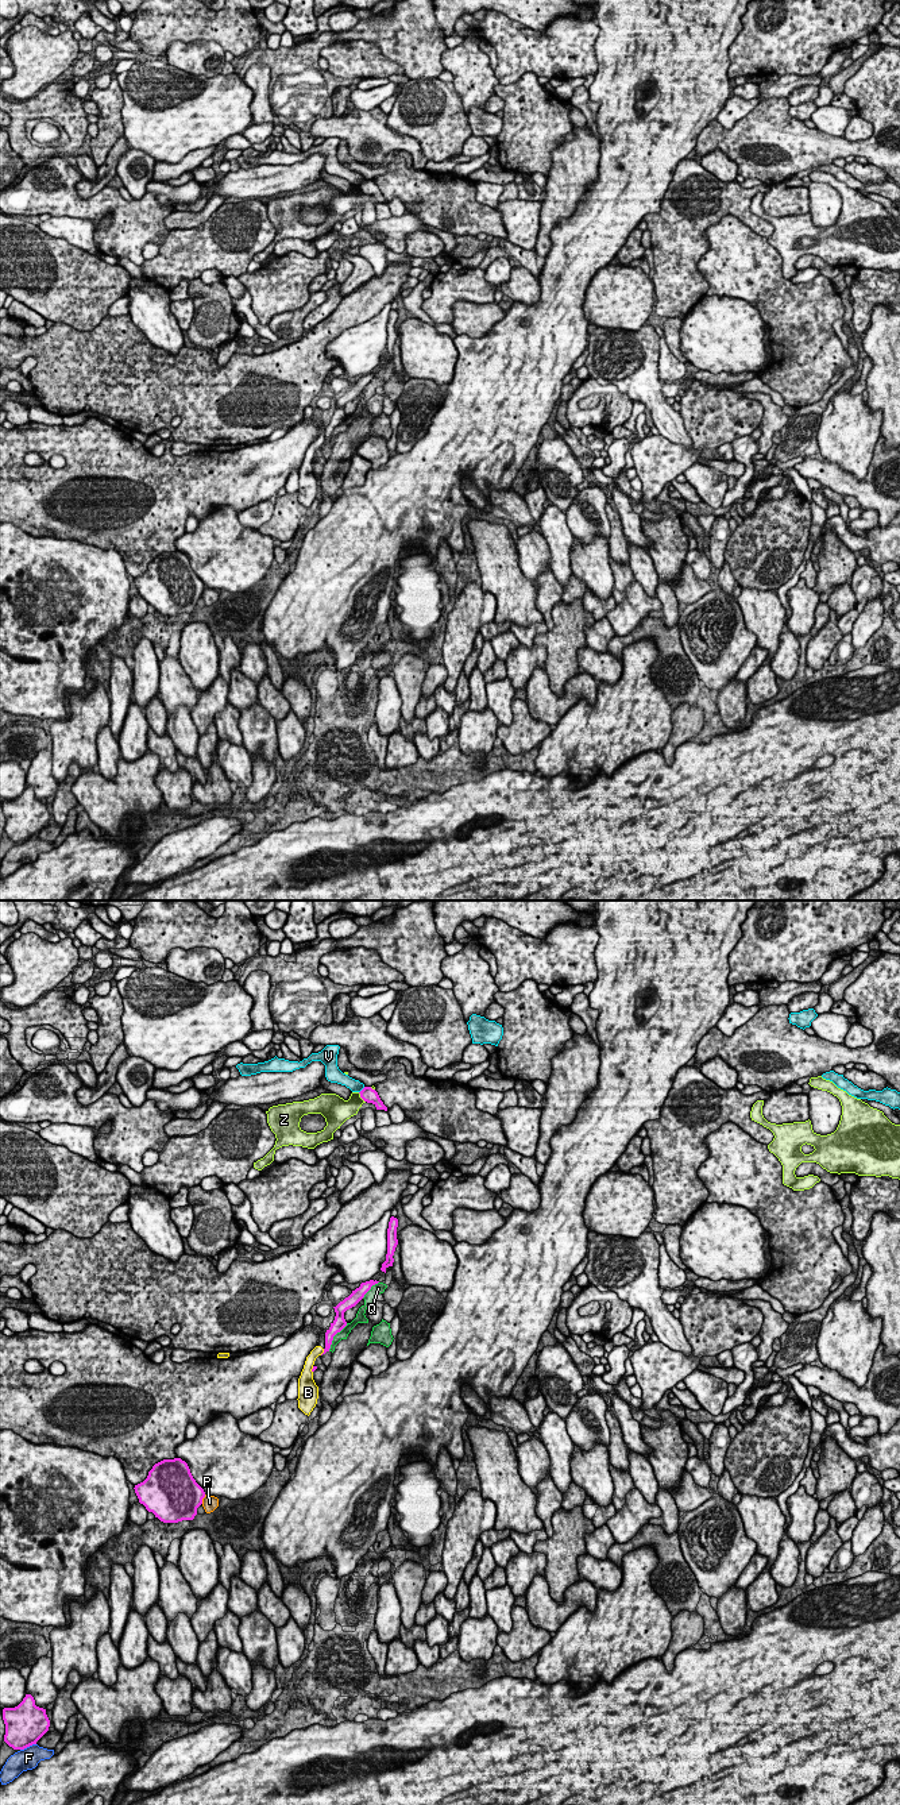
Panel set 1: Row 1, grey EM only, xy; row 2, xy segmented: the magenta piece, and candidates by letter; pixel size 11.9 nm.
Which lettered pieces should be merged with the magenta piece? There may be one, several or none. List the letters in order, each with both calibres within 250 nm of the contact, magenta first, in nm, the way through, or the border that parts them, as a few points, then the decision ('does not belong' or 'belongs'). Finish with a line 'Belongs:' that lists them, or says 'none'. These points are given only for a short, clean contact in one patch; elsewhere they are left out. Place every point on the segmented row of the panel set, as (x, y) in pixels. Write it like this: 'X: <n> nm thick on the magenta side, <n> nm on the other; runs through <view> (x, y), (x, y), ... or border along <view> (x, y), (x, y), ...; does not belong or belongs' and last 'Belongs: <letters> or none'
B: 120 nm thick on the magenta side, 120 nm on the other; does not belong
F: 480 nm thick on the magenta side, 260 nm on the other; does not belong
P: 460 nm thick on the magenta side, 190 nm on the other; does not belong
Q: 160 nm thick on the magenta side, 120 nm on the other; does not belong
V: 180 nm thick on the magenta side, 160 nm on the other; border along xy (364, 1087), (359, 1092); does not belong
Z: 180 nm thick on the magenta side, 220 nm on the other; border along xy (358, 1092), (364, 1102); does not belong
Belongs: none

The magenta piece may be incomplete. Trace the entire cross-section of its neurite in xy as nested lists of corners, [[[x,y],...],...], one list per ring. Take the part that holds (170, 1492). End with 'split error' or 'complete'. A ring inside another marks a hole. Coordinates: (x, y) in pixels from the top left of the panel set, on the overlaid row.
[[[181,1458],[155,1463],[147,1478],[134,1489],[139,1503],[163,1523],[193,1520],[205,1497],[204,1489]]]; complete

